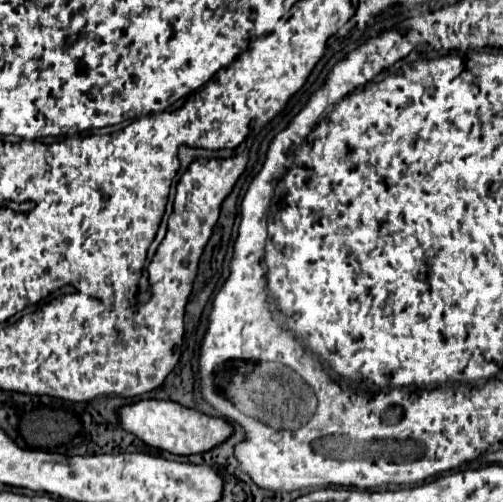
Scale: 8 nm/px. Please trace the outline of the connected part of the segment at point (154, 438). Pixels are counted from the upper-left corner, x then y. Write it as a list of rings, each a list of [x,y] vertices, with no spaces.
[[[144,399],[122,407],[120,419],[122,419],[122,427],[134,433],[138,439],[142,439],[146,445],[174,455],[206,453],[218,447],[220,443],[228,441],[228,437],[234,433],[234,427],[220,417],[208,417],[196,409],[182,407],[180,403],[158,401],[158,399]]]

